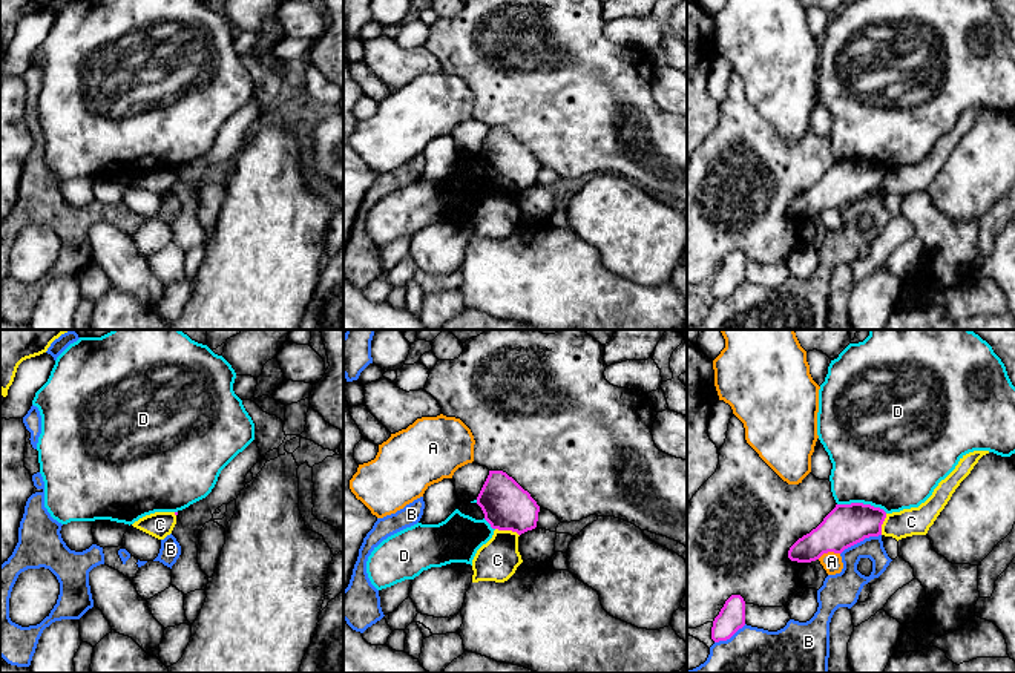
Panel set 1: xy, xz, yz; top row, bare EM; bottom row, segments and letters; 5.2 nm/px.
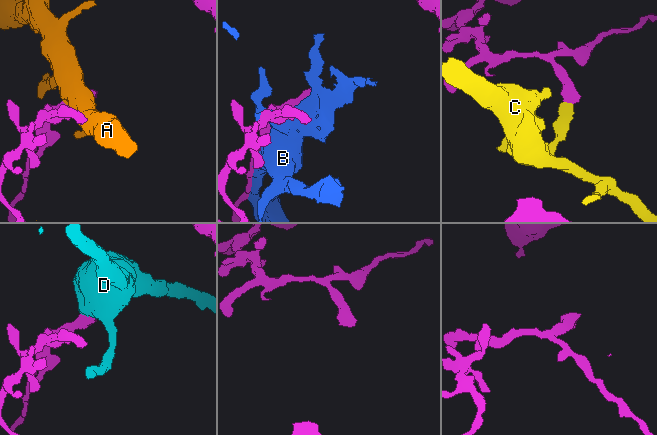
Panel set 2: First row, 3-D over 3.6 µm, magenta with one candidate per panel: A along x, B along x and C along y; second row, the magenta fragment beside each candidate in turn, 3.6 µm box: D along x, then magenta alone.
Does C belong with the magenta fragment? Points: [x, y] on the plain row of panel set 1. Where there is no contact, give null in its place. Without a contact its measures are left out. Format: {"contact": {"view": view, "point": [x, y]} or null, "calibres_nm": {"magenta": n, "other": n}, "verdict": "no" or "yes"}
{"contact": {"view": "xz", "point": [508, 186]}, "calibres_nm": {"magenta": 260, "other": 220}, "verdict": "no"}

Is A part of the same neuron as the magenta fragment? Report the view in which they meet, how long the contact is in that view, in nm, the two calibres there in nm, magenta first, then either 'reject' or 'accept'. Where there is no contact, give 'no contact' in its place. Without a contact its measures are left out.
meets magenta in yz; contact 120 nm long; 220 nm thick on the magenta side, 100 nm on the other; reject

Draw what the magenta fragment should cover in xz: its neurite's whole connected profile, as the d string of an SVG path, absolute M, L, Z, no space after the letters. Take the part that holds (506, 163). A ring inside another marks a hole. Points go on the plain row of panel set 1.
M489 127L477 153L477 161L492 185L512 187L521 192L537 184L540 163L503 127Z

